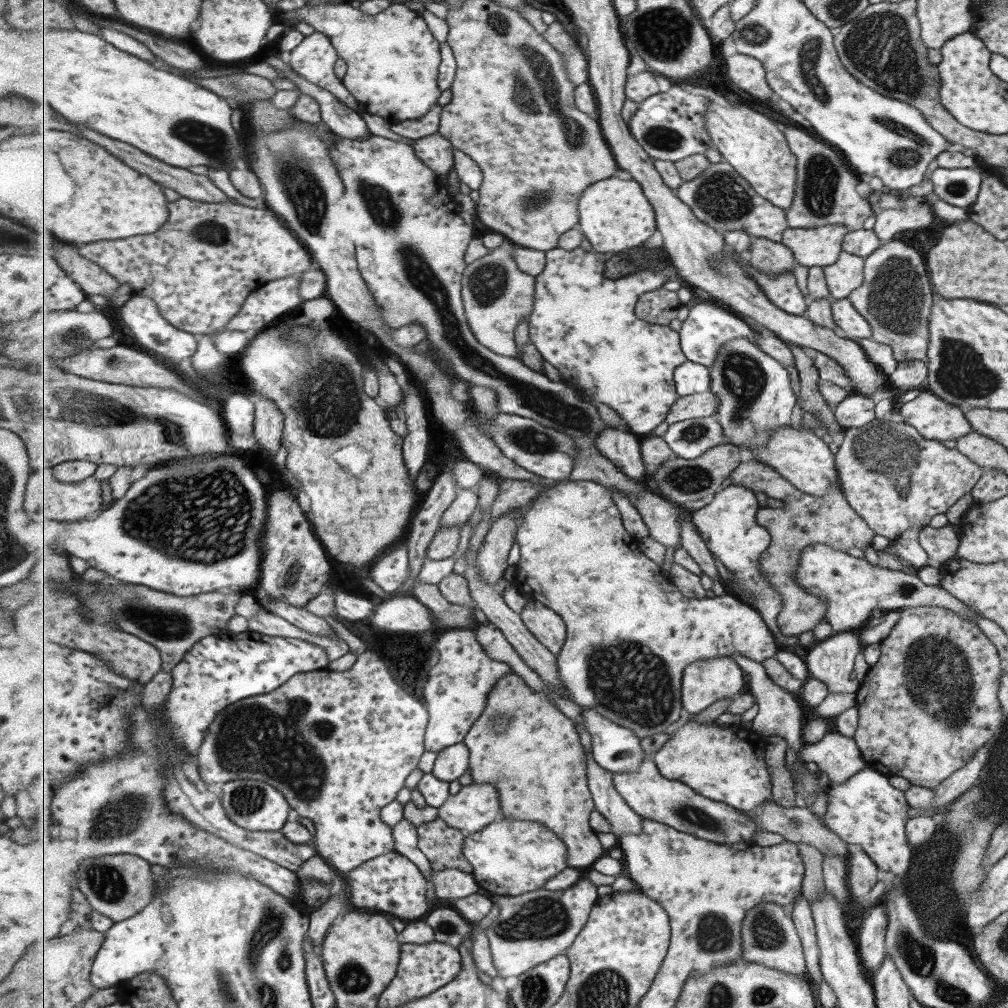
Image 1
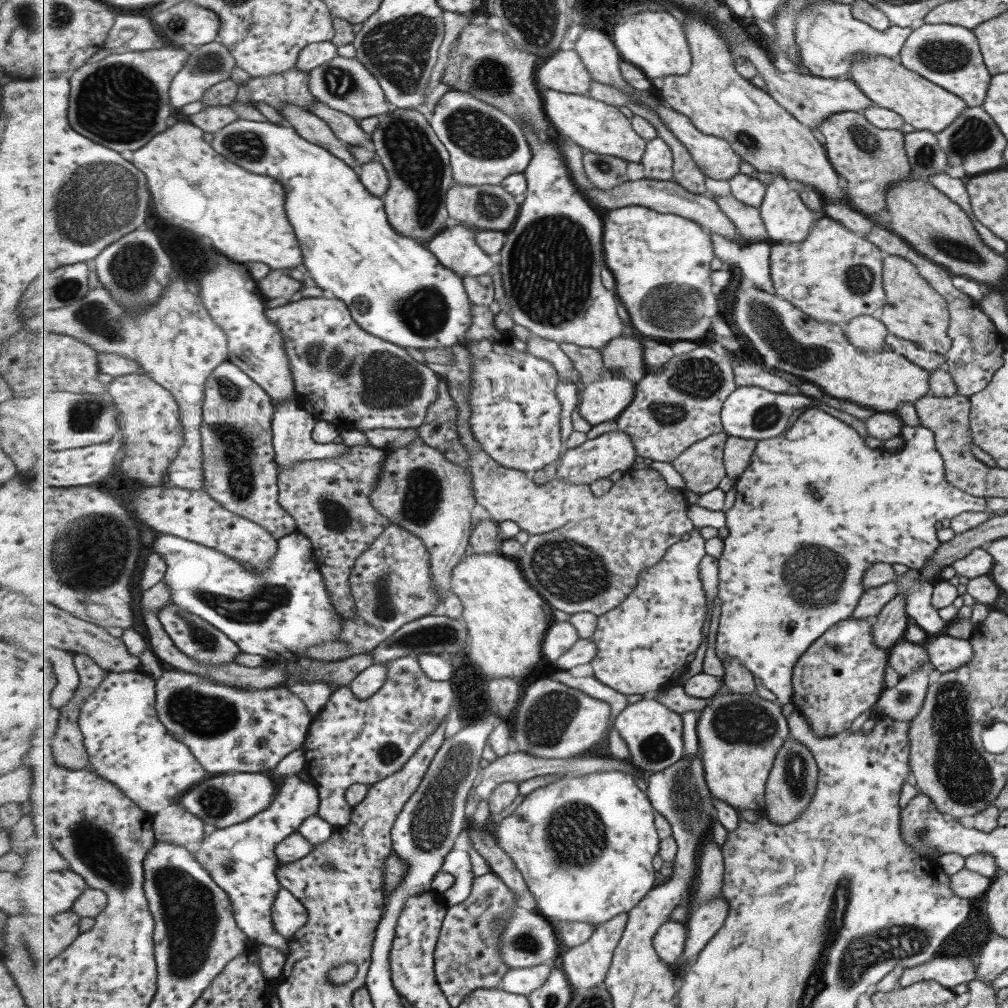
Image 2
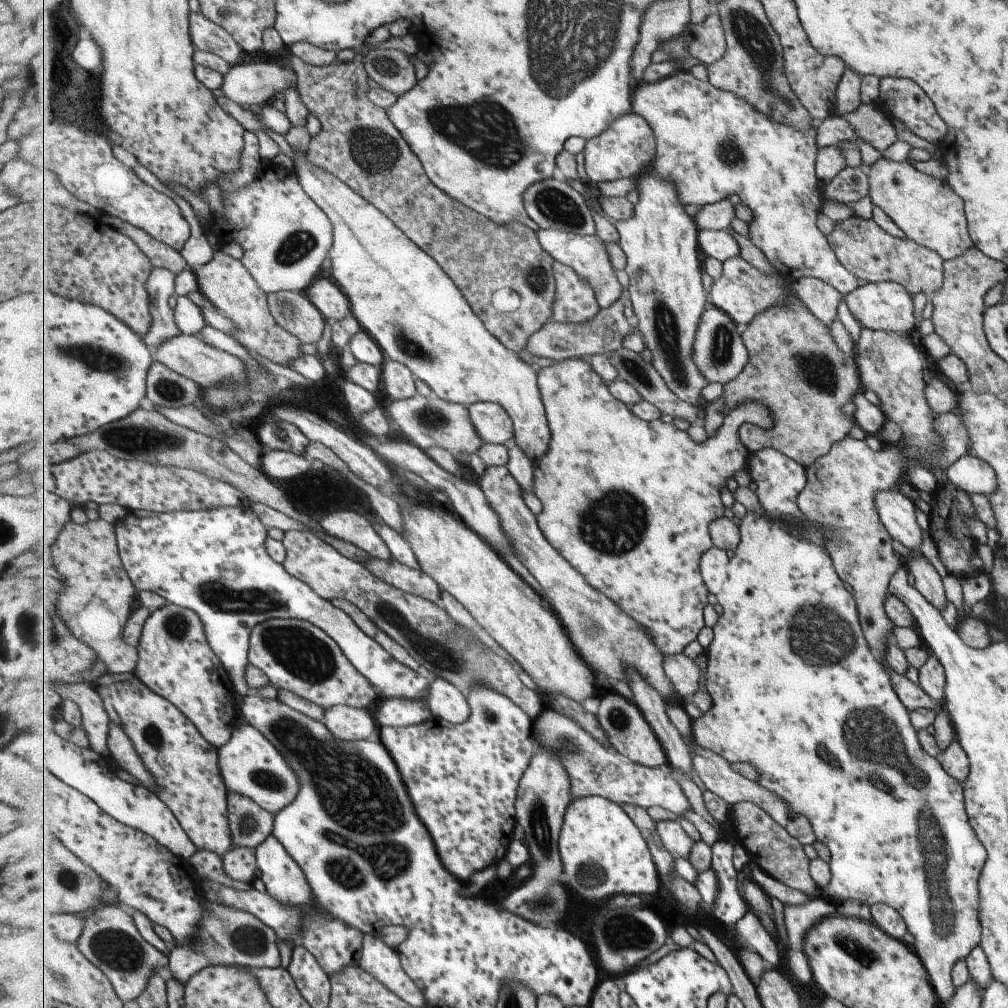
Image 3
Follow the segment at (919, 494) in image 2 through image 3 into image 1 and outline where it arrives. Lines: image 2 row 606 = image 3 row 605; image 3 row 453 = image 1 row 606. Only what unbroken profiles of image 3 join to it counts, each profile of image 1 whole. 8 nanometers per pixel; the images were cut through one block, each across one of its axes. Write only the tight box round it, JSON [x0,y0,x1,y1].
[689,485,789,644]

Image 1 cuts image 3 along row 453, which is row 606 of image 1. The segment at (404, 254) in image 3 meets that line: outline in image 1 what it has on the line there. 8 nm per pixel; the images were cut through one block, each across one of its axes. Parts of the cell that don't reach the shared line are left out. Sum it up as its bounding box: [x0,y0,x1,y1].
[520,599,568,656]

